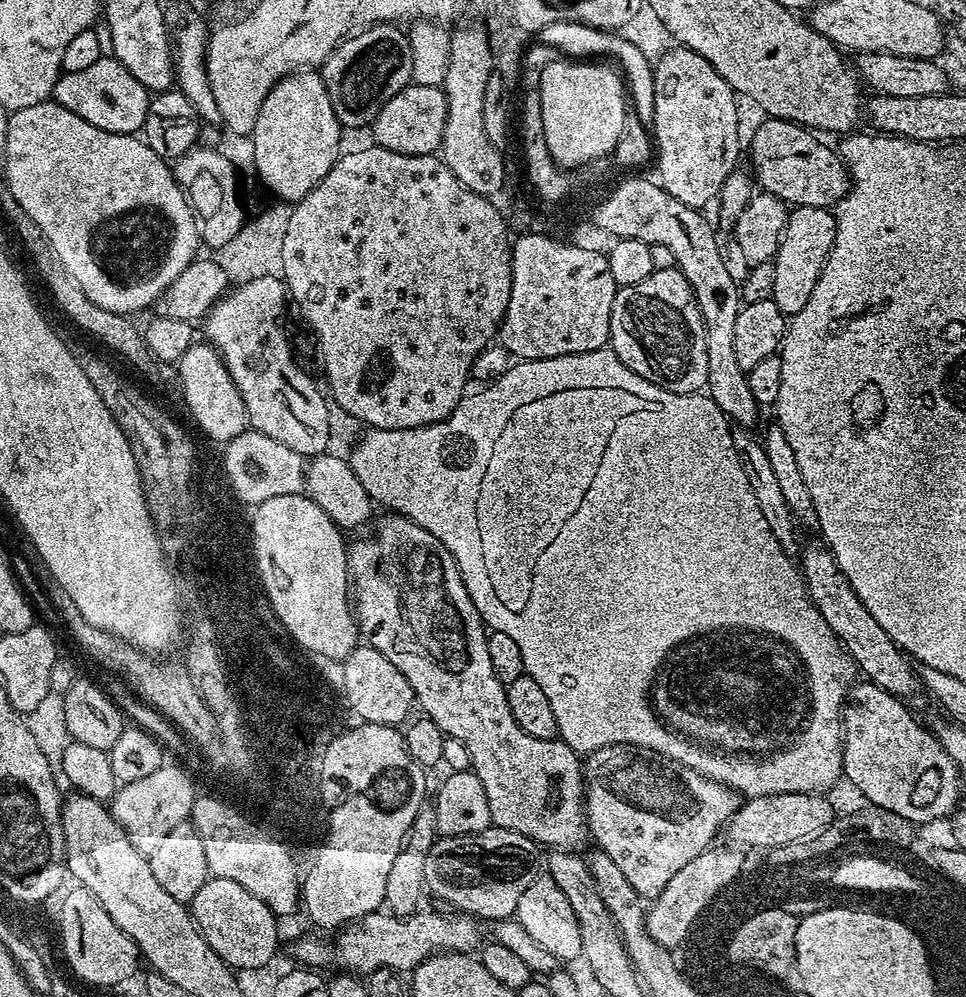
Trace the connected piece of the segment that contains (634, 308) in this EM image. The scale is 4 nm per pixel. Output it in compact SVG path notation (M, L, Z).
M667 268L666 270L656 270L650 274L650 278L646 278L646 282L638 282L634 286L626 286L625 288L617 287L616 297L614 298L614 306L610 310L610 347L615 356L623 362L630 370L634 370L634 374L638 374L642 378L646 378L646 382L654 382L654 386L662 386L662 390L670 390L674 394L696 394L707 385L706 378L706 330L702 322L702 314L696 305L696 299L692 293L690 282L686 282L686 278L681 274L679 268Z

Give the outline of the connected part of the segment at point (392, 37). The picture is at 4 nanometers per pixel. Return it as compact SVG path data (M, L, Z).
M395 23L374 24L349 35L328 55L322 75L340 125L367 129L381 106L412 83L412 55L405 29Z

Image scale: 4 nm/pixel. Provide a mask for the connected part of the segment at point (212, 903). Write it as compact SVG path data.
M213 875L202 890L194 894L190 911L205 942L228 963L229 968L260 968L275 958L277 917L261 900L254 898L250 890L238 886L238 882Z

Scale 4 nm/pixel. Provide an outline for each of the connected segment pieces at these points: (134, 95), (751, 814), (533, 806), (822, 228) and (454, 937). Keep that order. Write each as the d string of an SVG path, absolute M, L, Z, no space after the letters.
M101 56L98 62L93 62L89 68L64 72L56 80L52 88L51 99L57 104L66 106L78 118L86 118L90 126L98 126L98 130L106 130L114 134L127 136L139 133L144 119L150 116L150 93L148 89L111 56Z
M781 792L774 795L751 797L744 805L735 809L727 823L728 840L735 847L749 848L754 844L771 844L779 849L788 844L808 837L816 832L819 827L828 828L830 822L830 804L827 797L812 794L807 797L810 808L798 803L805 800L803 792Z
M397 515L392 519L396 520L378 521L379 519L377 519L375 521L375 524L377 523L376 540L356 540L353 544L351 541L347 545L350 600L354 605L354 615L359 635L363 639L365 636L368 639L365 641L371 647L377 648L379 652L384 652L392 657L394 666L398 666L398 670L402 670L402 674L406 674L406 682L410 682L415 703L419 707L420 704L424 707L425 714L444 731L442 733L445 737L456 739L469 752L471 771L476 773L476 777L480 779L482 786L486 790L486 798L490 806L490 814L492 815L492 824L495 827L514 830L518 834L529 836L532 840L536 841L537 845L544 847L545 844L548 850L580 850L580 847L586 842L589 843L590 840L590 829L586 815L586 785L581 757L569 744L565 744L563 740L559 738L551 740L534 738L530 734L523 732L518 726L518 722L514 722L514 714L510 714L510 706L508 705L506 685L498 682L498 674L494 674L494 666L490 666L490 650L488 649L486 625L480 619L478 610L462 582L462 574L458 570L450 550L446 550L446 546L442 542L438 542L438 538L434 538L434 534L430 534L430 530L418 526L413 520L409 520L407 516Z
M795 206L788 213L788 221L784 227L784 236L774 259L774 294L771 300L782 310L785 318L791 318L810 302L810 294L814 290L814 282L818 282L818 274L822 274L822 266L826 266L826 258L834 246L836 233L836 217L827 208L818 206Z
M417 910L408 919L384 917L380 911L366 914L339 933L340 949L335 952L328 944L320 940L300 940L296 944L297 961L308 966L320 966L327 960L336 960L341 969L357 968L361 974L369 974L376 969L391 969L397 974L411 973L423 960L442 952L471 953L471 948L479 949L480 932L476 929L477 921L464 914L439 916L436 912Z

